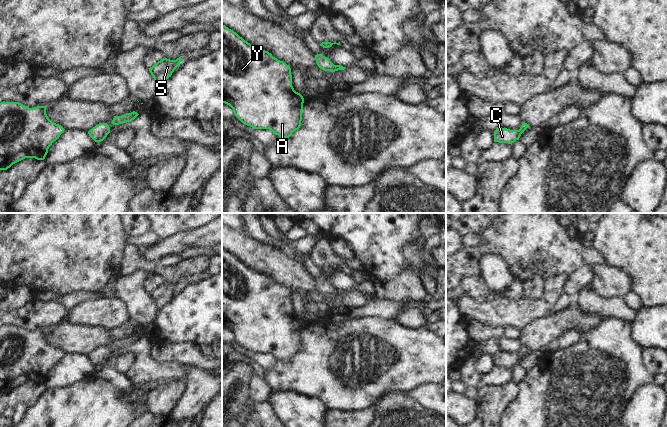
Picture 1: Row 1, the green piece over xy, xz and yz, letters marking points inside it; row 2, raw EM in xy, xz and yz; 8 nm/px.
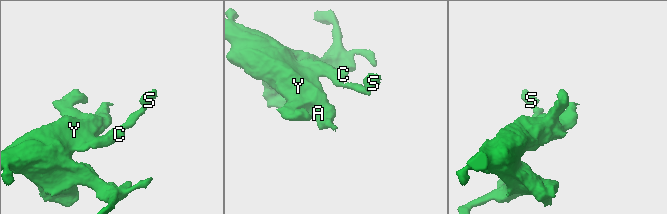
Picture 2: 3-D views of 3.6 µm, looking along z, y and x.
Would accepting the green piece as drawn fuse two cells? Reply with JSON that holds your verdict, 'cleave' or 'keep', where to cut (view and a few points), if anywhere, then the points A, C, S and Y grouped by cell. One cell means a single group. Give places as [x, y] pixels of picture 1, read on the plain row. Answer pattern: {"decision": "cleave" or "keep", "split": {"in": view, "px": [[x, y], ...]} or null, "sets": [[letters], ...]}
{"decision": "keep", "split": null, "sets": [["A", "C", "S", "Y"]]}

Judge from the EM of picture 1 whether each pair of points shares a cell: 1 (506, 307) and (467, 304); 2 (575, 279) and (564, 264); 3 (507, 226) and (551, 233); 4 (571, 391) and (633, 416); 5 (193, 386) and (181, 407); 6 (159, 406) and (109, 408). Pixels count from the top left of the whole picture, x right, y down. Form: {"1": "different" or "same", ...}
{"1": "same", "2": "different", "3": "same", "4": "different", "5": "same", "6": "different"}

